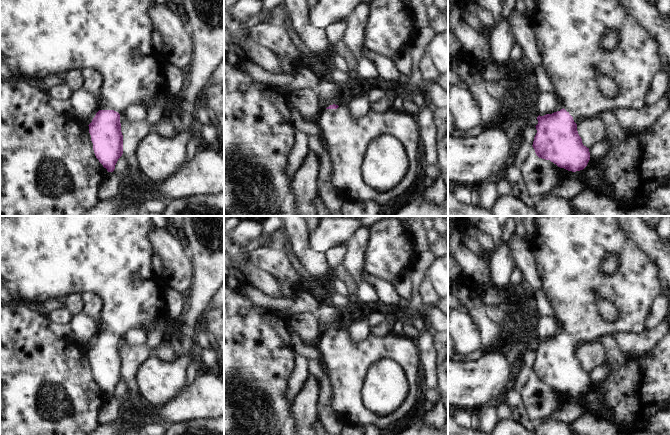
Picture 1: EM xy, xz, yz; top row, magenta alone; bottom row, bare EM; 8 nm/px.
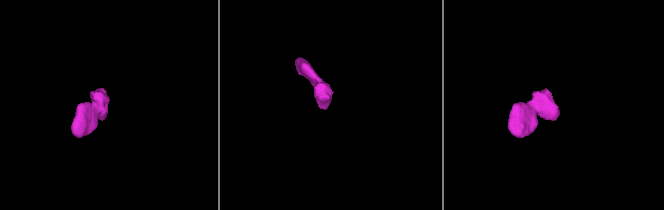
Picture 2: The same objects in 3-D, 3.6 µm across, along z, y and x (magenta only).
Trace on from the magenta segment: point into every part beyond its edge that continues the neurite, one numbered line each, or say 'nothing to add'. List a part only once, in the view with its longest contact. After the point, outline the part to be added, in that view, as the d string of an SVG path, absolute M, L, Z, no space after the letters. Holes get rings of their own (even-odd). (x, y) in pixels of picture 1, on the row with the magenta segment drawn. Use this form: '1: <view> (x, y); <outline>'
1: xy (45, 37); M0 0L0 54L7 60L14 59L21 72L38 81L50 75L66 76L74 70L84 71L92 68L102 72L105 77L105 85L101 92L103 101L99 110L114 110L123 114L133 105L142 104L148 107L151 102L161 100L165 105L164 109L168 112L174 101L167 90L165 63L161 54L154 49L151 43L151 35L155 32L151 10L155 5L155 0Z

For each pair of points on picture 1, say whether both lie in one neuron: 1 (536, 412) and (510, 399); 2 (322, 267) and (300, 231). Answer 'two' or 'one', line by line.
1: two
2: one

